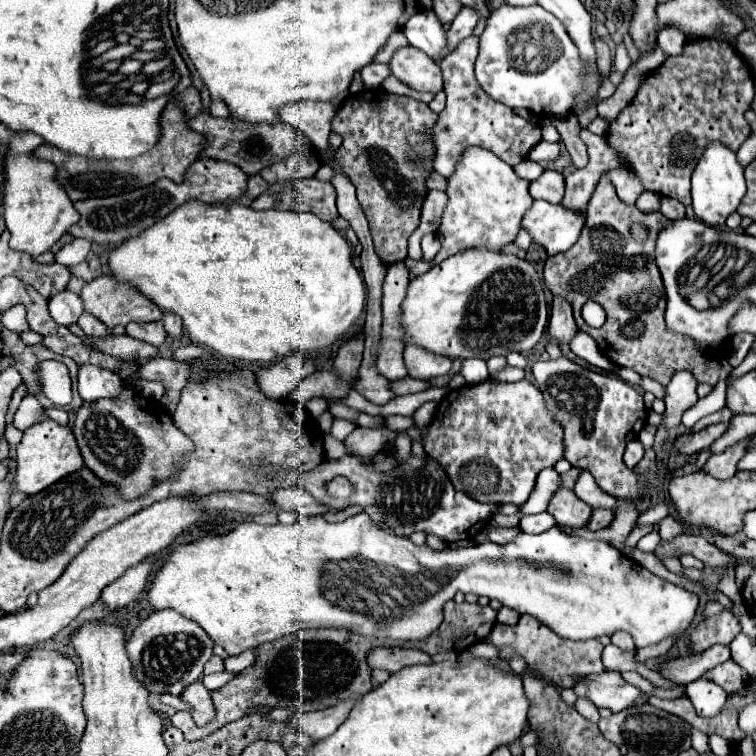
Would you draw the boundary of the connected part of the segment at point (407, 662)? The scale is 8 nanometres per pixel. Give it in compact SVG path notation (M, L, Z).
M376 648L368 656L368 664L372 668L388 670L390 674L394 674L406 666L432 664L432 656L424 654L422 650L410 650L410 648Z

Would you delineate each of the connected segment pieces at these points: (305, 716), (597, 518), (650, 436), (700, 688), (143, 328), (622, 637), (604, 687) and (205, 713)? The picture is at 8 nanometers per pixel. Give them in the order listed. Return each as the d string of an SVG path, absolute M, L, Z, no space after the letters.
M348 700L348 704L336 704L336 708L326 708L324 712L300 712L288 720L288 726L296 728L304 736L310 736L312 740L322 740L336 732L354 704L356 700Z
M596 508L596 510L592 512L592 520L588 522L588 528L590 528L590 530L608 528L608 526L612 524L612 518L614 518L614 512L604 510L604 508Z
M646 424L644 428L639 432L638 439L642 442L645 448L651 448L653 446L653 441L655 433L658 427Z
M700 678L700 680L694 680L694 684L686 686L686 696L692 700L692 704L700 716L712 718L722 710L728 694L720 686Z
M162 320L146 322L146 324L132 322L132 324L126 326L126 332L128 332L128 336L138 338L138 340L142 340L142 342L148 342L148 344L152 344L152 346L162 346L164 340L166 340L166 332L164 332Z
M614 632L610 636L610 640L612 640L614 646L618 646L618 648L622 648L626 652L634 652L636 650L636 646L632 642L632 636L628 636L628 632Z
M604 670L602 674L592 674L580 678L572 690L578 698L588 698L598 708L608 708L612 712L620 712L630 708L634 700L642 696L642 692L628 684L618 672Z
M194 682L194 686L188 686L180 698L192 706L192 716L196 720L196 724L206 724L208 720L212 720L214 714L214 704L210 698L210 690L206 686L202 686L202 682Z

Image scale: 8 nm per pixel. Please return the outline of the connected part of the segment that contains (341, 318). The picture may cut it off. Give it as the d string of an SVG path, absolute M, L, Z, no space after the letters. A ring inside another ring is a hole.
M190 200L170 212L164 220L156 222L154 226L146 228L140 236L122 242L108 254L108 266L112 270L112 276L118 282L130 284L138 288L148 300L152 300L160 310L172 312L182 318L186 332L190 334L192 342L204 344L216 352L220 352L226 358L240 358L240 360L260 360L260 362L274 362L280 360L292 352L304 352L308 356L316 356L324 352L324 348L332 346L340 336L352 332L352 324L358 322L358 316L362 316L364 306L366 306L366 288L362 282L360 272L352 264L352 254L350 254L350 244L346 238L330 224L320 220L314 214L304 214L304 212L284 212L284 210L252 210L250 206L244 204L204 204L200 200Z

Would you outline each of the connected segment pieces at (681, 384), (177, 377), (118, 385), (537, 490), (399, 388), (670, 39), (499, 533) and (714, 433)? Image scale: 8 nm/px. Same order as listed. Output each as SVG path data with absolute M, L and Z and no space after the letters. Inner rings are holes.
M678 370L670 384L666 386L666 398L664 398L664 404L666 404L666 412L664 412L664 420L660 426L664 428L678 428L680 426L680 418L682 414L696 404L698 396L696 396L696 378L692 376L692 372L688 370Z
M152 358L138 368L140 380L162 382L162 386L166 388L164 396L162 396L162 406L170 414L174 414L178 400L180 400L180 392L188 384L186 366L188 364L184 364L184 362L176 362L176 360L168 360L168 358Z
M84 364L78 372L78 392L84 402L96 402L100 398L118 398L124 382L118 374L106 368Z
M546 468L538 474L535 487L528 502L520 508L522 514L538 514L548 508L548 503L553 494L560 488L562 480L560 474L554 468Z
M404 378L400 382L394 382L392 384L392 390L402 396L402 394L414 394L414 392L422 392L422 390L428 390L432 388L430 382L424 382L424 380L414 380L414 378Z
M666 26L666 28L660 30L658 46L660 46L666 54L678 56L678 54L682 52L684 44L686 44L686 36L684 36L684 32L682 32L680 28L676 28L676 26L674 26L674 28L672 28L672 26Z
M496 528L488 532L488 540L496 544L508 544L520 530L518 528Z
M722 422L722 424L712 424L696 434L682 434L682 436L678 436L676 446L686 456L694 454L694 452L702 452L704 448L712 446L714 440L718 440L728 430L728 426L730 426L728 422Z

